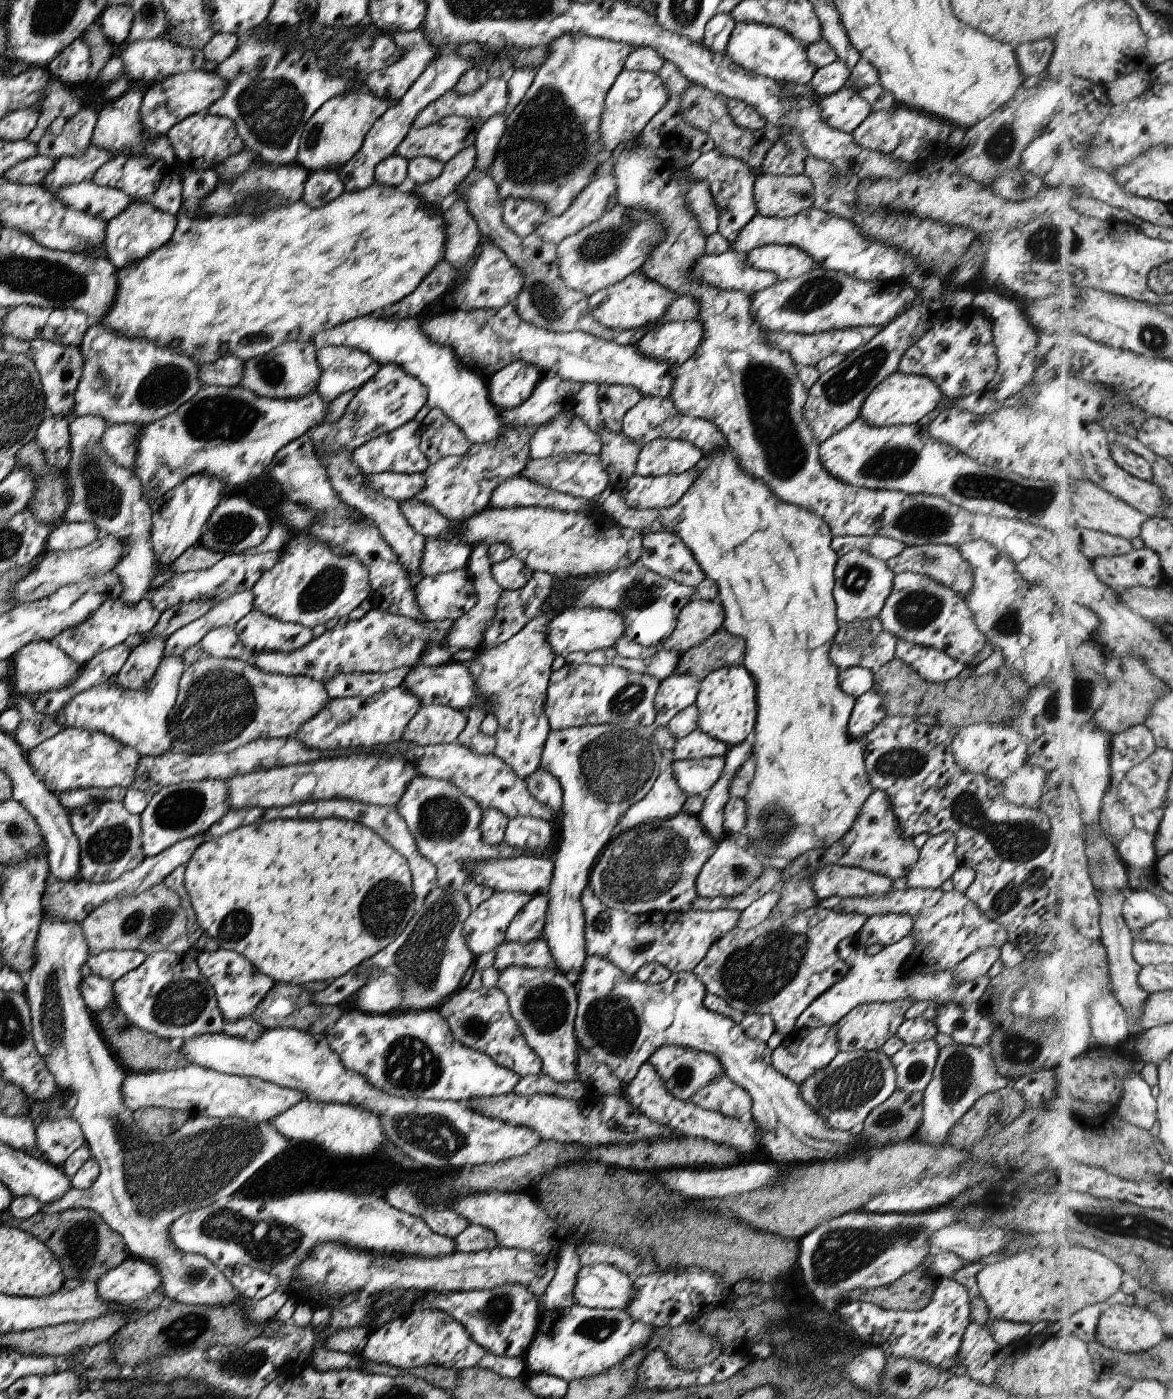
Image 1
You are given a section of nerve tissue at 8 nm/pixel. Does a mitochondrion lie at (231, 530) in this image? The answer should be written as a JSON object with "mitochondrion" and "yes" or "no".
{"mitochondrion":"yes"}

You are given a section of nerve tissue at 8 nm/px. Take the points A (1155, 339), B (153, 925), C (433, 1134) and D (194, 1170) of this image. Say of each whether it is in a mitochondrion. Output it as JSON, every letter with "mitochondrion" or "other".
{"A":"mitochondrion","B":"mitochondrion","C":"mitochondrion","D":"mitochondrion"}

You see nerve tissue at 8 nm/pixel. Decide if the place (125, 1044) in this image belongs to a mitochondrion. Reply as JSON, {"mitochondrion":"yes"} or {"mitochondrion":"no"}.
{"mitochondrion":"no"}

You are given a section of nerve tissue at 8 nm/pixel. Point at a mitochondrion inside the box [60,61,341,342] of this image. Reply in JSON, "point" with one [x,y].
{"point":[272,108]}

